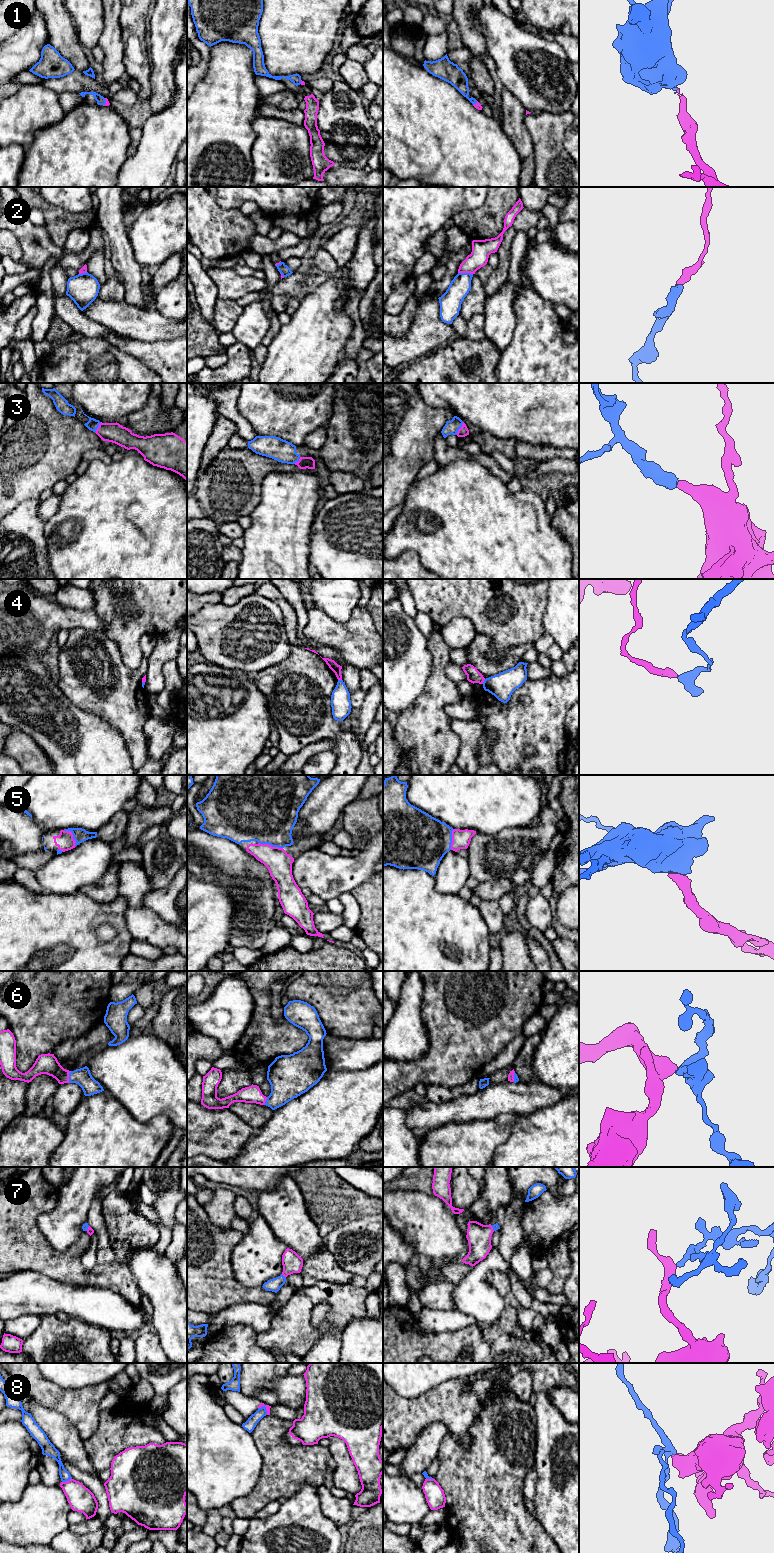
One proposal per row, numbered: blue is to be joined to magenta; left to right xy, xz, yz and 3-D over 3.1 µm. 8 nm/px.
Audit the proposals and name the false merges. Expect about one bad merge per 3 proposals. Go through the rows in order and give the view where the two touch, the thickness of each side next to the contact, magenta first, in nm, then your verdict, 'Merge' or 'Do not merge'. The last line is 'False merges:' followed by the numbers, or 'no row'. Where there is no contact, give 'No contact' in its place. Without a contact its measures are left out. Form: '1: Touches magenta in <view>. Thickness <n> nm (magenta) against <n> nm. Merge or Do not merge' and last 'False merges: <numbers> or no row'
1: Touches magenta in xy. Thickness 30 nm (magenta) against 70 nm. Merge
2: Touches magenta in yz. Thickness 160 nm (magenta) against 160 nm. Do not merge
3: Touches magenta in yz. Thickness 80 nm (magenta) against 110 nm. Merge
4: Touches magenta in yz. Thickness 110 nm (magenta) against 200 nm. Do not merge
5: Touches magenta in xz. Thickness 200 nm (magenta) against 460 nm. Merge
6: Touches magenta in xy. Thickness 160 nm (magenta) against 140 nm. Merge
7: Touches magenta in xz. Thickness 160 nm (magenta) against 110 nm. Merge
8: Touches magenta in xy. Thickness 200 nm (magenta) against 80 nm. Do not merge
False merges: 2, 4, 8

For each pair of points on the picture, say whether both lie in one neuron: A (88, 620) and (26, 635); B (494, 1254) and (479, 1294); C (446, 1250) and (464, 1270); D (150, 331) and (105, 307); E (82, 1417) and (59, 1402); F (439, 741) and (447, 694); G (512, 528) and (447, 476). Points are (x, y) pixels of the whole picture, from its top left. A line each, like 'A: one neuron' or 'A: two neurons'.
A: one neuron
B: one neuron
C: two neurons
D: one neuron
E: one neuron
F: one neuron
G: one neuron

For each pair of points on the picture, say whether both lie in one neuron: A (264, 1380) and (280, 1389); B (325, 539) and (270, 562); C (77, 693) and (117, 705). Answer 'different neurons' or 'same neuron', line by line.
A: different neurons
B: different neurons
C: same neuron

